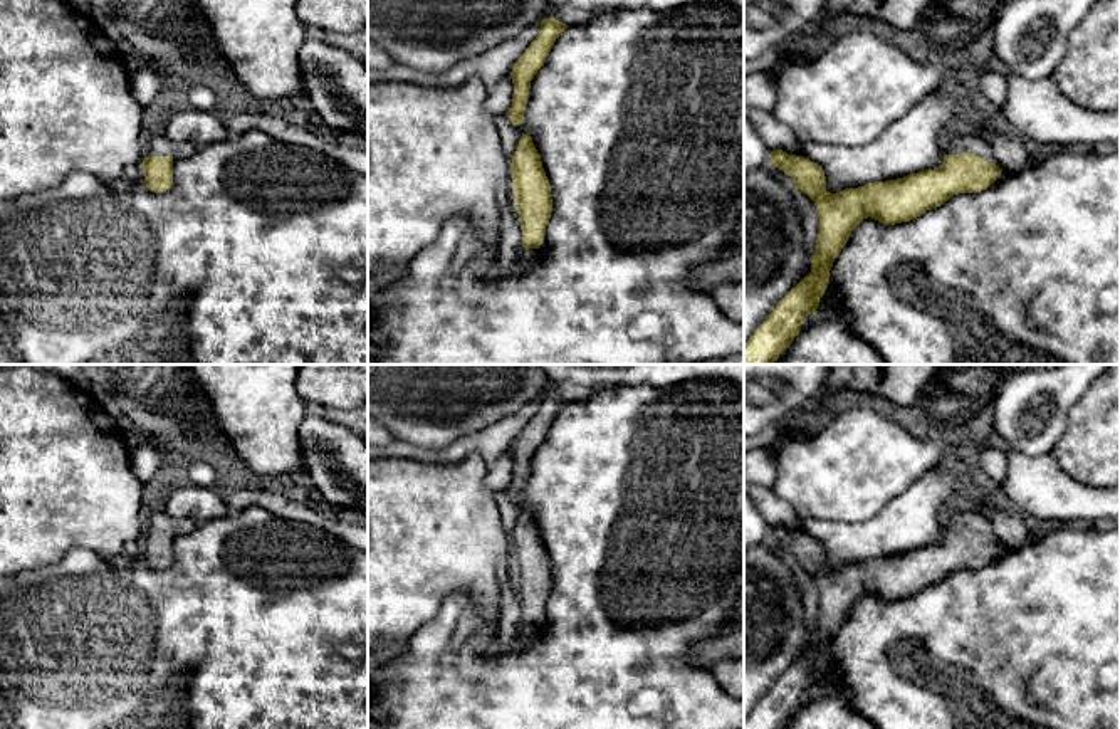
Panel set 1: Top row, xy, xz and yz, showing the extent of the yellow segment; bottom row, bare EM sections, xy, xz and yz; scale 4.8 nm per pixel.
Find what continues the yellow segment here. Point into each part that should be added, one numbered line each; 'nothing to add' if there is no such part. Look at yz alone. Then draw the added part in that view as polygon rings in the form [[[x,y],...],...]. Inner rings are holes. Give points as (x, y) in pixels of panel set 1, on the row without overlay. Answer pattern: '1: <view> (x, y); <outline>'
1: yz (964, 519); [[[959,511],[949,517],[945,531],[972,529],[996,539],[991,521],[979,511]]]

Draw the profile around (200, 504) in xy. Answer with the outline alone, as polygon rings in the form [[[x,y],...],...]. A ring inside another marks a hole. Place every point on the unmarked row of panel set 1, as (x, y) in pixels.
[[[195,484],[173,490],[163,511],[176,519],[190,519],[196,526],[230,514],[223,497],[213,487]]]

